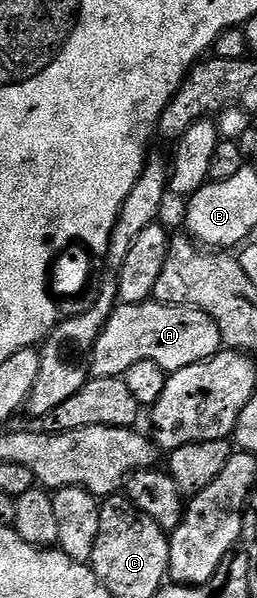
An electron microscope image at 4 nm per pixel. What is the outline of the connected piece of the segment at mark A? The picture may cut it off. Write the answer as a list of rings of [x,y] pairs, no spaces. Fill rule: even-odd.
[[[124,303],[116,306],[97,345],[91,351],[90,374],[96,379],[118,379],[137,361],[157,361],[167,372],[180,371],[219,354],[223,338],[219,326],[194,307],[168,307],[161,303]]]

